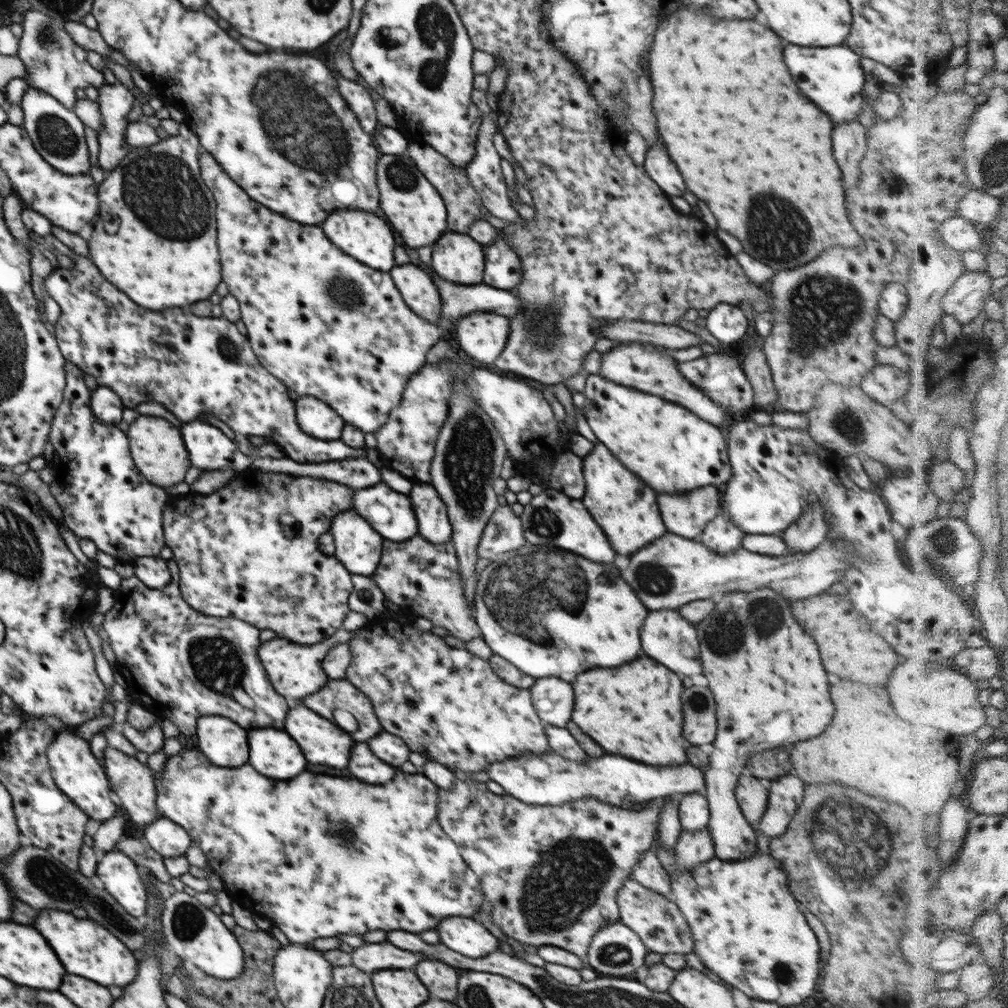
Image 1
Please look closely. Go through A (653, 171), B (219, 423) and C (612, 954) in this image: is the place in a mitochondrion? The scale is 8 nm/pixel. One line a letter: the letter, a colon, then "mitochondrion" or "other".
A: other
B: other
C: mitochondrion

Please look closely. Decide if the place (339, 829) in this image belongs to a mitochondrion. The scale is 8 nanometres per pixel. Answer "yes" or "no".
yes

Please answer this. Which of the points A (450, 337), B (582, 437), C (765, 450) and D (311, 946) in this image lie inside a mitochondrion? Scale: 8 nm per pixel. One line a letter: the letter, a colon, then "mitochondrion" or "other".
A: other
B: other
C: other
D: other

